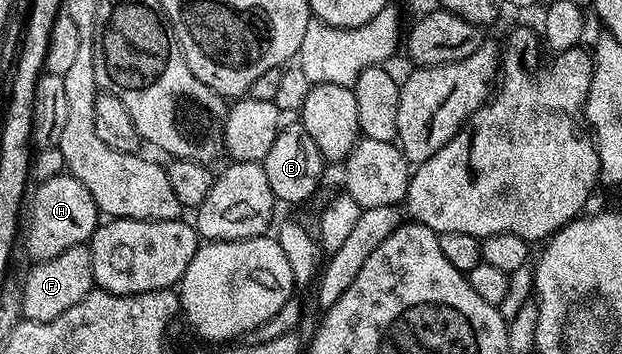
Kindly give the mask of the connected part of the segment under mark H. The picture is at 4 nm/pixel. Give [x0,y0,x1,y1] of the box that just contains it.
[23,172,99,261]

